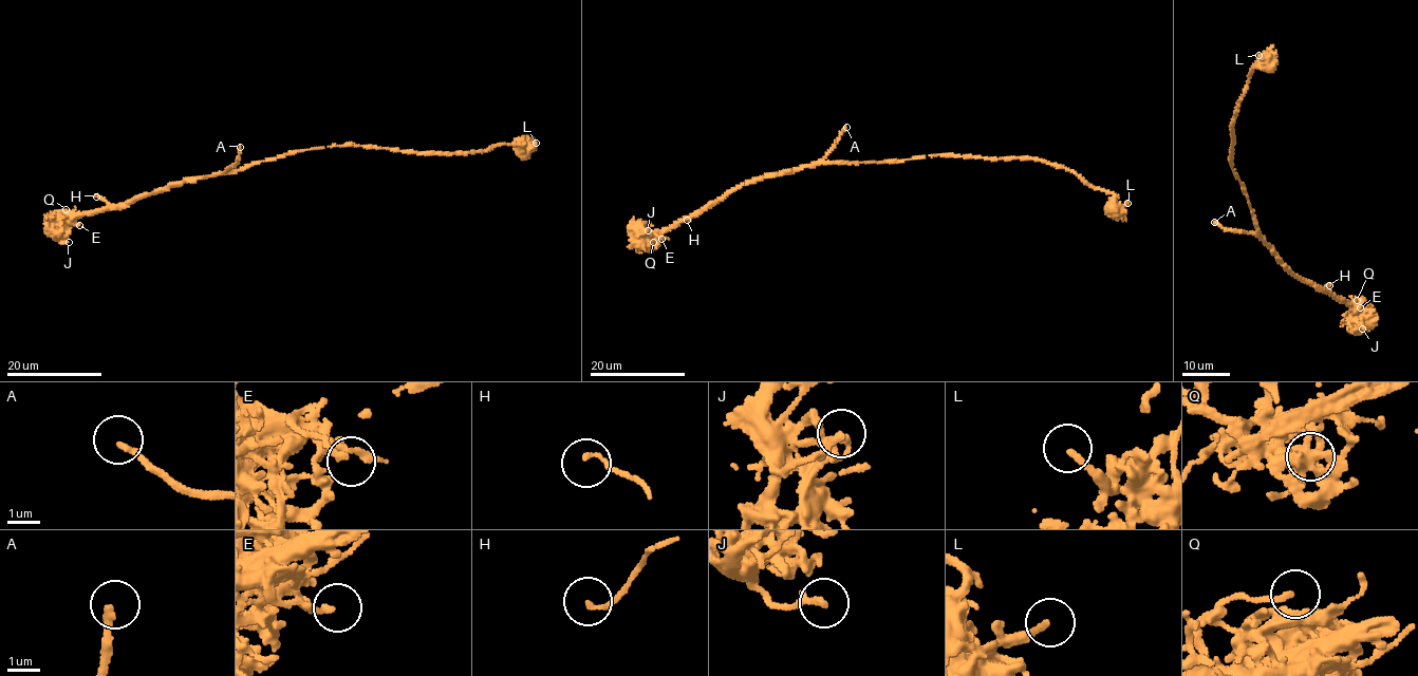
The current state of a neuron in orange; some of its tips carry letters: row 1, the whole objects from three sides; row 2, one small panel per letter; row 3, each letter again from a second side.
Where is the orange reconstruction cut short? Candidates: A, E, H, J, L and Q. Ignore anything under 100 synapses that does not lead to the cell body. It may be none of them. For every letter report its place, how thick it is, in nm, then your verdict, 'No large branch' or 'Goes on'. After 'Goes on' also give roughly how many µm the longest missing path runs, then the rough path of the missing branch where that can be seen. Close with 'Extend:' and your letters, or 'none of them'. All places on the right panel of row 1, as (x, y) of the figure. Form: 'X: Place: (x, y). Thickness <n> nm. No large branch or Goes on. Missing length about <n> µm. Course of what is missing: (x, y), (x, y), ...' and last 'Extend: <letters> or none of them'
A: Place: (1214, 222). Thickness 180 nm. Goes on. Missing length about 30 µm
E: Place: (1360, 307). Thickness 170 nm. No large branch
H: Place: (1329, 285). Thickness 130 nm. No large branch
J: Place: (1362, 329). Thickness 200 nm. No large branch
L: Place: (1258, 55). Thickness 200 nm. No large branch
Q: Place: (1357, 300). Thickness 120 nm. No large branch
Extend: A

